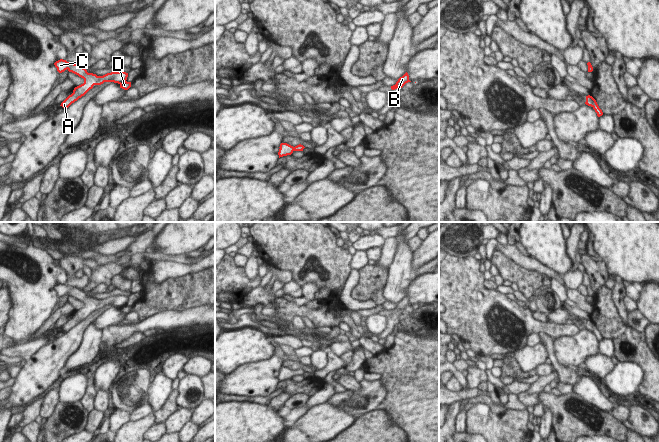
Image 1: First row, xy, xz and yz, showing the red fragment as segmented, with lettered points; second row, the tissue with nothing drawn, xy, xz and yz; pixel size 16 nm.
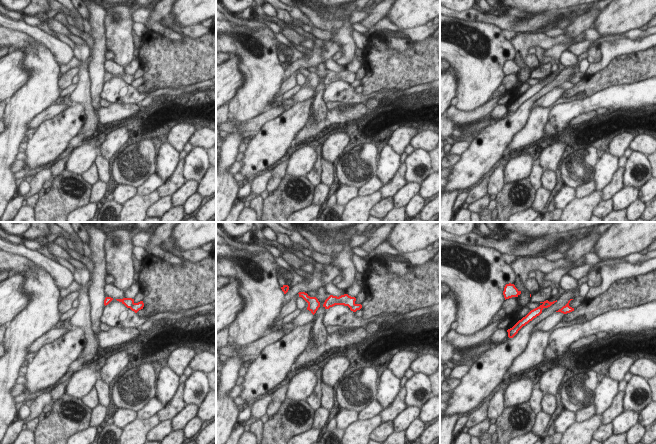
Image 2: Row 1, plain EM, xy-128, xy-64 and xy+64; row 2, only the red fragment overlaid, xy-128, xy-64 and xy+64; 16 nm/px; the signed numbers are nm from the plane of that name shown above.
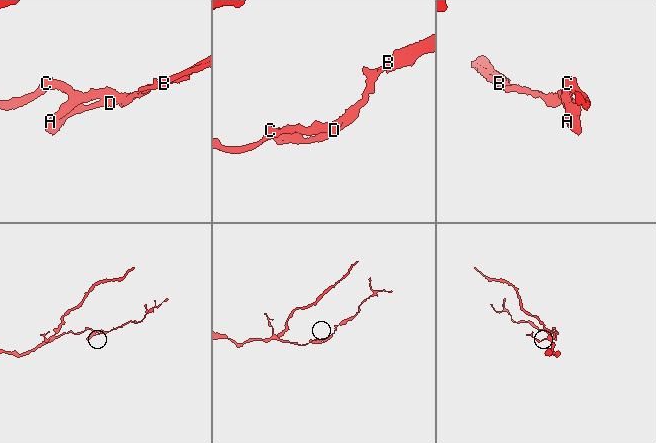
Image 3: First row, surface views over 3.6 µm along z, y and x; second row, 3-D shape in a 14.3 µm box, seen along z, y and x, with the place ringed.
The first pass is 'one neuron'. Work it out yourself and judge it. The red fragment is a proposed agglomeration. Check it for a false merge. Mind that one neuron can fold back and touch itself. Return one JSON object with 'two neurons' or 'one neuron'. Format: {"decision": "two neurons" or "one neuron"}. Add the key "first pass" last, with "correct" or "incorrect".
{"decision": "one neuron", "first pass": "correct"}

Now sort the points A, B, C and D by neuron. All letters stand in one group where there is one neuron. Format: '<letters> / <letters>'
A B C D

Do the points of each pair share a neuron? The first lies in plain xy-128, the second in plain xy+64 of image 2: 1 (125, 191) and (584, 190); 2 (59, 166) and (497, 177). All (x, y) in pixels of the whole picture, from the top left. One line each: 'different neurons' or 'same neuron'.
1: different neurons
2: same neuron

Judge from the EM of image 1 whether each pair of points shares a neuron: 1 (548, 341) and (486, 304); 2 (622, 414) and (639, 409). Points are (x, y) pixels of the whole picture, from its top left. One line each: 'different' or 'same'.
1: different
2: different

